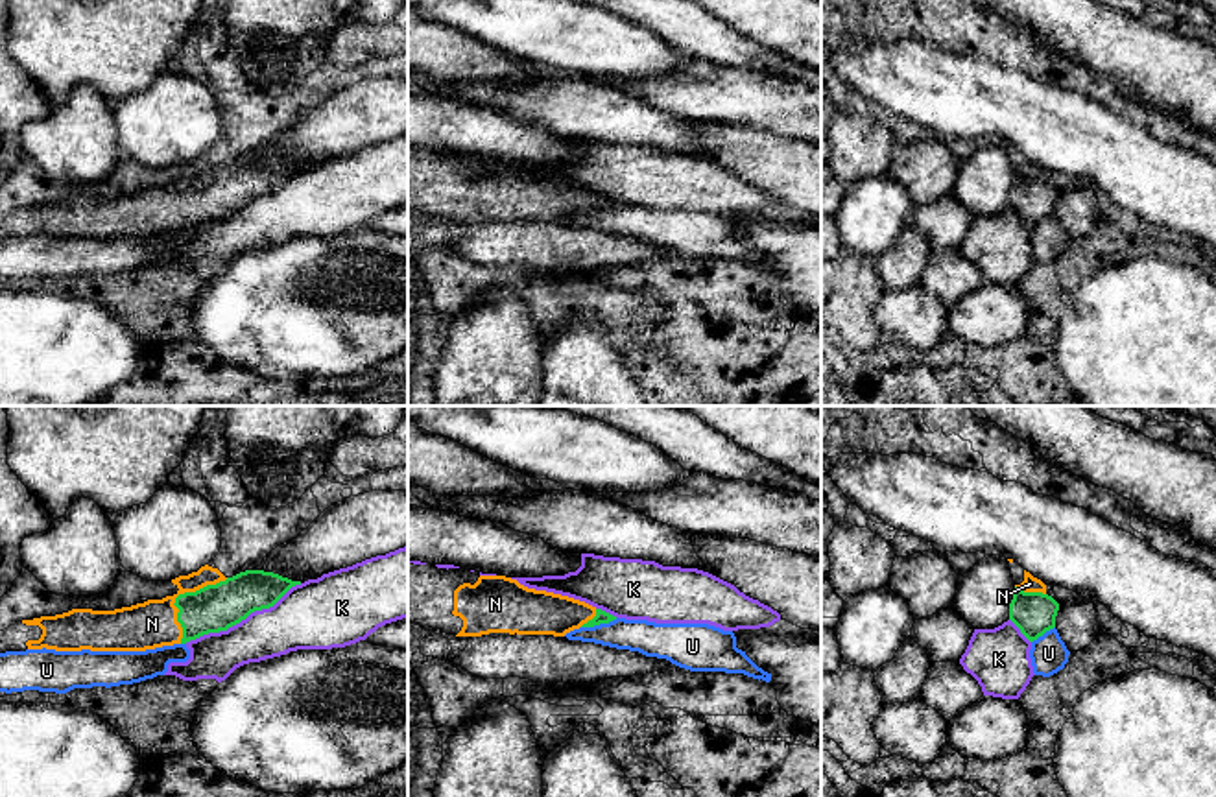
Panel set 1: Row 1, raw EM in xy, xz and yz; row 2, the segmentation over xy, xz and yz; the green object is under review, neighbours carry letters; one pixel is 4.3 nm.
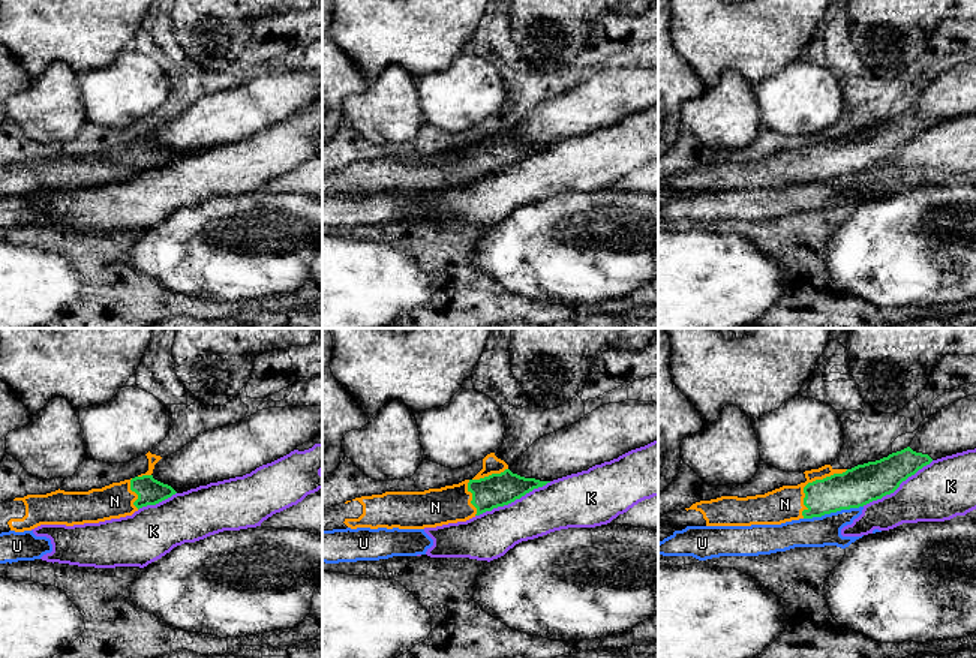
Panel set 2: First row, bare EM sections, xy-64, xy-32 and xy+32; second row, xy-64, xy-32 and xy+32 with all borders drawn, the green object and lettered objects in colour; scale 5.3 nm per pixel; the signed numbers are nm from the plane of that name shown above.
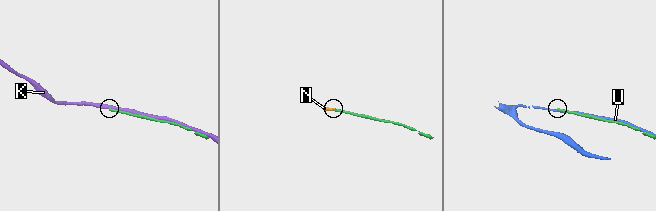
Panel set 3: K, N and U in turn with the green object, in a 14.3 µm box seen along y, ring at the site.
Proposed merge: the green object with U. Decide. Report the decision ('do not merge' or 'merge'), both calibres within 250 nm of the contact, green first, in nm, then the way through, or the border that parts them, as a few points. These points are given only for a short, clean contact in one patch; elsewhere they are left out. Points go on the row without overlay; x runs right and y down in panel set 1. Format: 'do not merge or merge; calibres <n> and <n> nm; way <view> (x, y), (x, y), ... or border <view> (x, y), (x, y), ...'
do not merge; calibres 60 and 150 nm

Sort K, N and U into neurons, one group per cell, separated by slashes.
K / N / U

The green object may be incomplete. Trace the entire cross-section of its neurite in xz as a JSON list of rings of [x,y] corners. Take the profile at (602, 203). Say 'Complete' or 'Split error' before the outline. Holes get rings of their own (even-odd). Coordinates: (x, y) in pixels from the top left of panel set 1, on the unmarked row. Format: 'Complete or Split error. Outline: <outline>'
Split error. Outline: [[[408,148],[408,208],[456,223],[489,220],[565,223],[616,203],[585,188],[535,177],[506,162]]]

